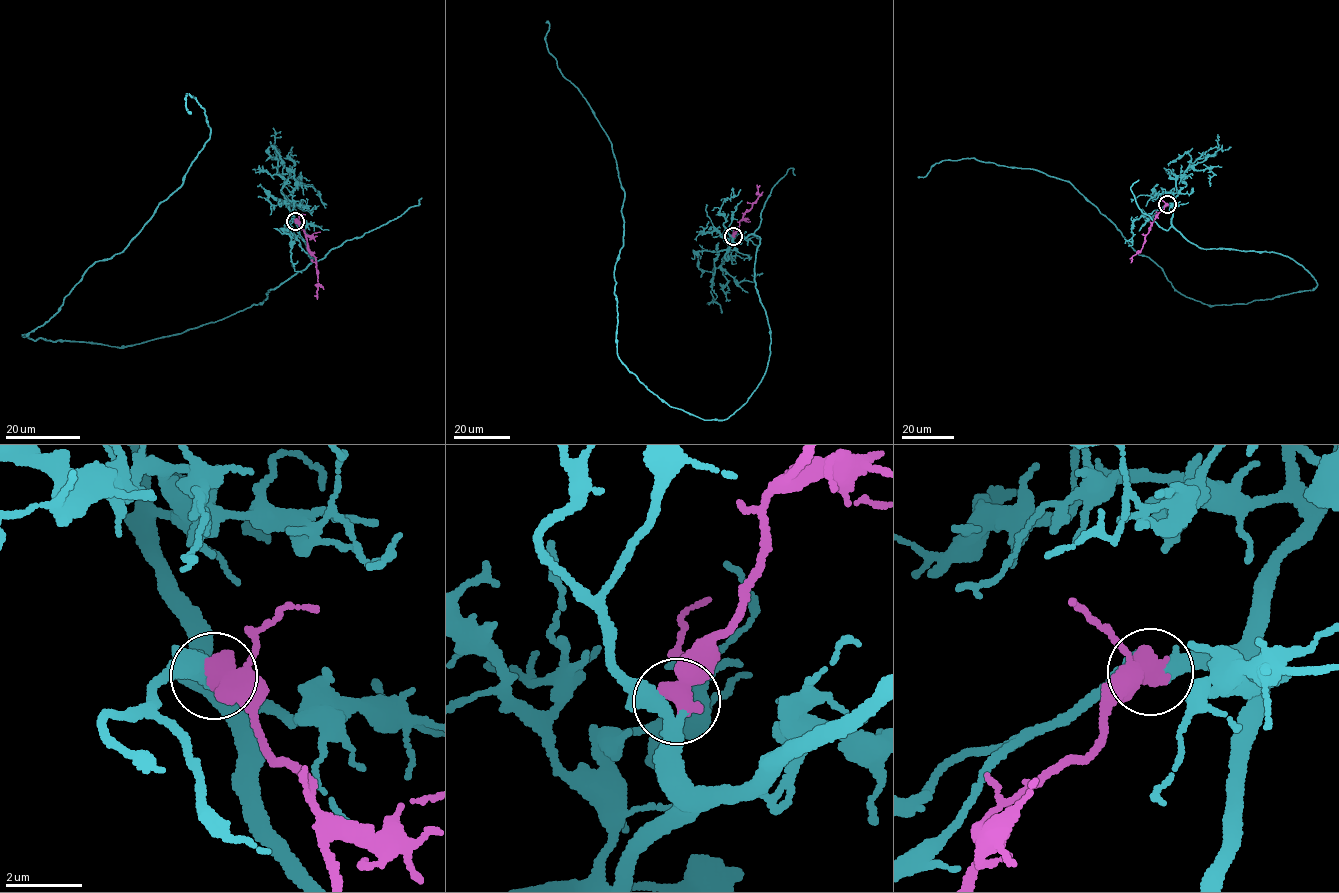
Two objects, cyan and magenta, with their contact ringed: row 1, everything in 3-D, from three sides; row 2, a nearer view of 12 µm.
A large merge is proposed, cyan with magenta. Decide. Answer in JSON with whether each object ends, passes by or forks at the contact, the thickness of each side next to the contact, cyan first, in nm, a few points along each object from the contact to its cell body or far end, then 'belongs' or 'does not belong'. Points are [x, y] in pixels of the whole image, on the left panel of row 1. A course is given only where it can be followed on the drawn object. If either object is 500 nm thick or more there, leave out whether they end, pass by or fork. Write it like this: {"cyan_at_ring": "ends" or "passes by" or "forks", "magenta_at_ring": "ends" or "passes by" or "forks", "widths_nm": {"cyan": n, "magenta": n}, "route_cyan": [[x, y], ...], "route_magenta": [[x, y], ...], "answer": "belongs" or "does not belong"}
{"cyan_at_ring": "passes by", "magenta_at_ring": "passes by", "widths_nm": {"cyan": 280, "magenta": 480}, "route_cyan": [[295, 220], [311, 262], [263, 302], [120, 347], [23, 337], [180, 187], [210, 137], [187, 93], [187, 111]], "route_magenta": [[295, 220], [304, 230], [309, 250], [315, 257], [319, 284], [317, 299]], "answer": "belongs"}

